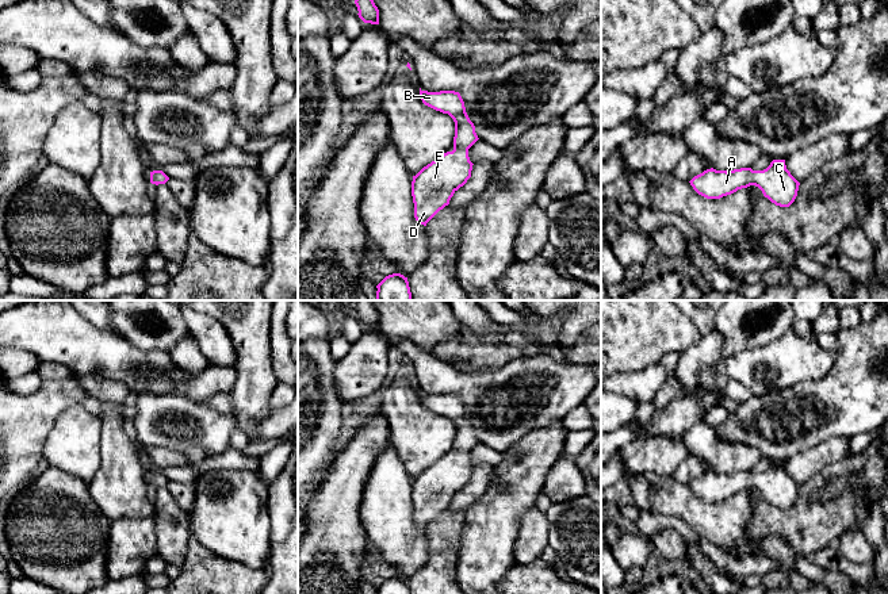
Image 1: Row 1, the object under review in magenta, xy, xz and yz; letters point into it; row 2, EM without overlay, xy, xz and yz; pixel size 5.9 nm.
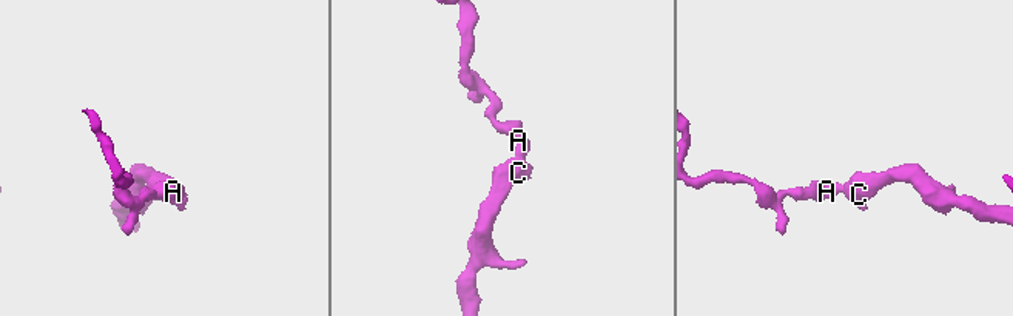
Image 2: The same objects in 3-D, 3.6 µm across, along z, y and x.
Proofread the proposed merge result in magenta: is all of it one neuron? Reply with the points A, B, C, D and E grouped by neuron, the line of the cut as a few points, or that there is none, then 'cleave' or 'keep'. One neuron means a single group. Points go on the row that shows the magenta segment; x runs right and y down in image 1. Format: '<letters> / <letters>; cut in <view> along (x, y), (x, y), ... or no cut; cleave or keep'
A B C D E; no cut; keep

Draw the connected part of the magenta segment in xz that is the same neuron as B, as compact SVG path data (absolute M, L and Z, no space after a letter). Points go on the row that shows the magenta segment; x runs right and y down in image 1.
M420 88L420 99L425 106L448 114L455 122L453 150L439 156L413 176L414 218L420 225L426 226L471 177L474 164L470 161L468 149L479 138L459 92L428 92Z

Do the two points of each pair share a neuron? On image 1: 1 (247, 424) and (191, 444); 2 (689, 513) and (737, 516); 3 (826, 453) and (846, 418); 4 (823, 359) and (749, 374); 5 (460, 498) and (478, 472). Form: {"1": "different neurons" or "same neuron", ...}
{"1": "different neurons", "2": "same neuron", "3": "different neurons", "4": "same neuron", "5": "same neuron"}

